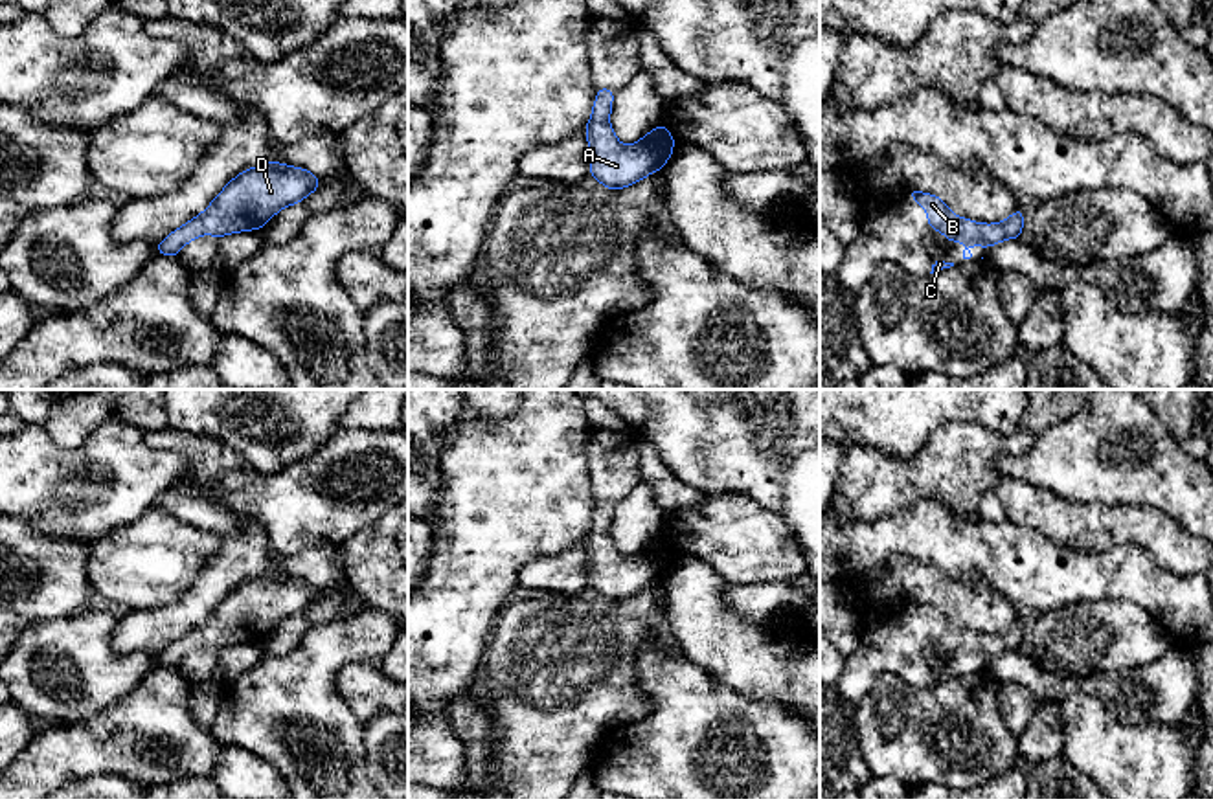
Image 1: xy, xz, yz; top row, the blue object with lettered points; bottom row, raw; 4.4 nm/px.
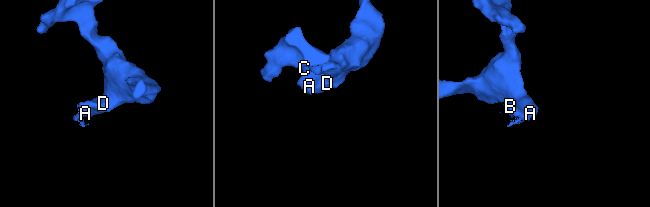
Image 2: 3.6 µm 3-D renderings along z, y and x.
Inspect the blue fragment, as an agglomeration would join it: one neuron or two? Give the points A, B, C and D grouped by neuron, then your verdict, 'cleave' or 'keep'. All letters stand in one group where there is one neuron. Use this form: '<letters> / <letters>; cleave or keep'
A B C D; keep

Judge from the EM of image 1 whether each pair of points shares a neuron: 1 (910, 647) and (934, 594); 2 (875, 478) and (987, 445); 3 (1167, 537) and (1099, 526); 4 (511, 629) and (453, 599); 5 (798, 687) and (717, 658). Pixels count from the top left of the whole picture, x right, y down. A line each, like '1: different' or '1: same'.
1: different
2: same
3: same
4: different
5: same

